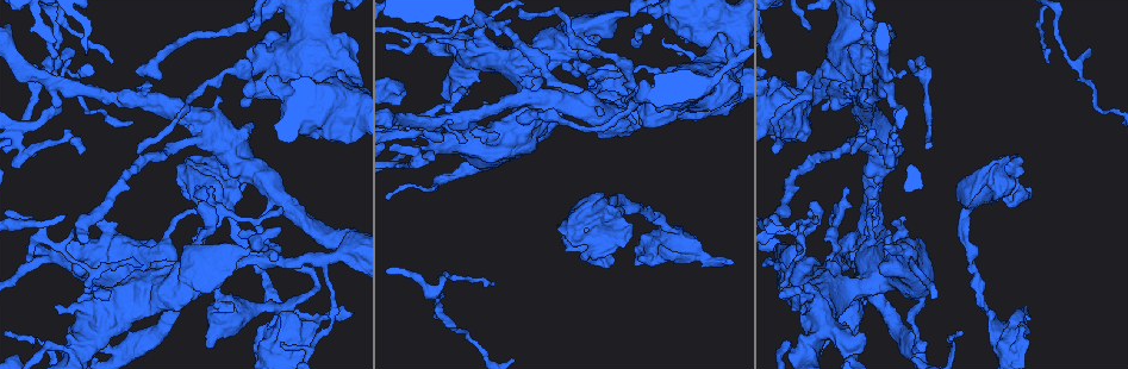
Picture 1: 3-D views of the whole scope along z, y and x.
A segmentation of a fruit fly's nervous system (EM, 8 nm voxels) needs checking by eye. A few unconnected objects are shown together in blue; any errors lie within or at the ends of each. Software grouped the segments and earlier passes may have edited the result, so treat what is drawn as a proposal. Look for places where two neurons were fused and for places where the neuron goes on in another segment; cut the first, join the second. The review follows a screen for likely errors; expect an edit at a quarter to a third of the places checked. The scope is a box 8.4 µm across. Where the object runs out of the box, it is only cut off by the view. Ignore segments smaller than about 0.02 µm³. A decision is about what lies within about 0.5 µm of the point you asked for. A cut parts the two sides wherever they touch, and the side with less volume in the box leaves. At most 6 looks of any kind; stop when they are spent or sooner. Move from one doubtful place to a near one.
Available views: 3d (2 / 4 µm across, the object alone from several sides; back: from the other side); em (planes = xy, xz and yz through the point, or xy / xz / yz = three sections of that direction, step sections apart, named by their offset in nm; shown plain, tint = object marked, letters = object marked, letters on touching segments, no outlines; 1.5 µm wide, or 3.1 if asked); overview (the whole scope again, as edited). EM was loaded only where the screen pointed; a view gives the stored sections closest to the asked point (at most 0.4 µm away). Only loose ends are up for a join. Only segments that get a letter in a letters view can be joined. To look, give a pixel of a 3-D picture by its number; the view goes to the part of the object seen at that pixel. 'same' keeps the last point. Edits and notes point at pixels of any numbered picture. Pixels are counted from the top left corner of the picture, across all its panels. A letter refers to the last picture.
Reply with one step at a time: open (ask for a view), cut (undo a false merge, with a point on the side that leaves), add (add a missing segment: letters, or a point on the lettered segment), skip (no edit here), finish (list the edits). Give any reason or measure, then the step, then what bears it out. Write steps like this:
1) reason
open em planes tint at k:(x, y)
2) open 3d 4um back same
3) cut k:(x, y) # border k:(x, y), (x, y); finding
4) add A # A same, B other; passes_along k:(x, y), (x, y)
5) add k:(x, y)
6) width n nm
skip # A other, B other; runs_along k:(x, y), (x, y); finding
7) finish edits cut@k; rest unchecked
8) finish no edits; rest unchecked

open 3d 2um back at 1:(1027, 313)

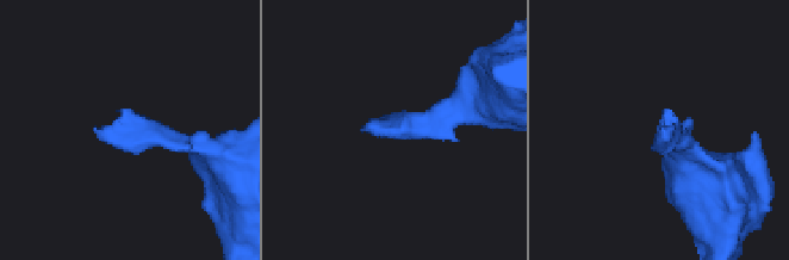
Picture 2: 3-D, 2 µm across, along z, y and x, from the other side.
shape alone is not enough
open em yz step 4 letters at 2:(364, 130)

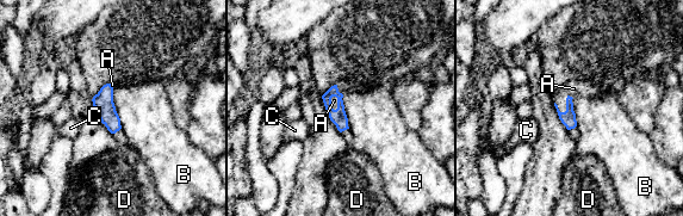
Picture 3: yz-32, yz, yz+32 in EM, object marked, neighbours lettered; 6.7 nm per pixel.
open em planes letters same

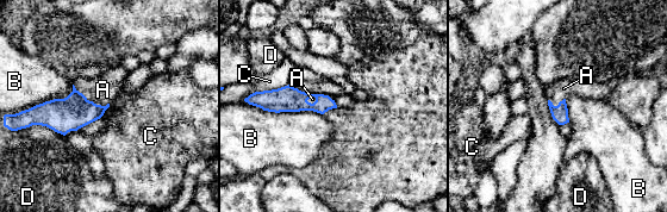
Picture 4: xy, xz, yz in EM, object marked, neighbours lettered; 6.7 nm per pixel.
add 4:(103, 89) # A same, B other, C other, D other; passes_along 4:(62, 116), (91, 101), (103, 89); it goes on there

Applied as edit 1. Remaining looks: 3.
redraw
open overview

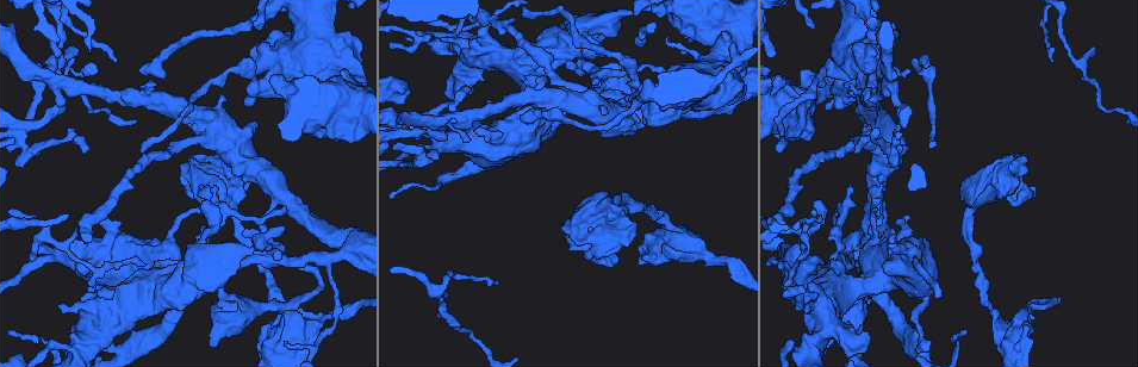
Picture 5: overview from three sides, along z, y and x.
tapers out
open 3d 4um at 5:(115, 59)

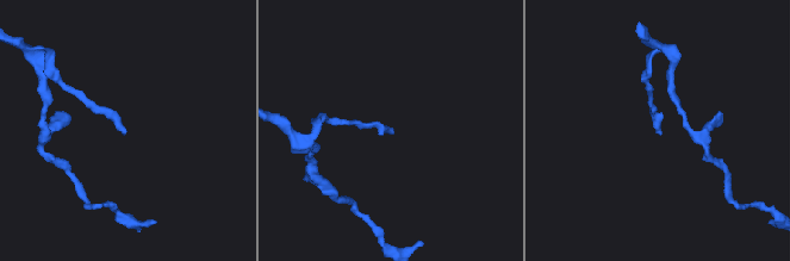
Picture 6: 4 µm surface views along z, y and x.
need the tissue
open em planes letters at 6:(659, 133)

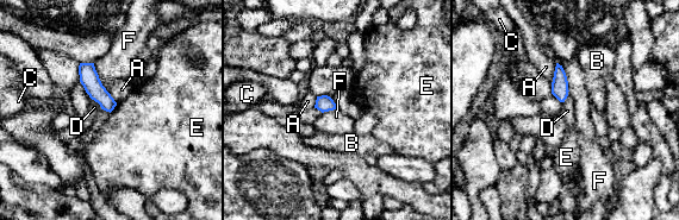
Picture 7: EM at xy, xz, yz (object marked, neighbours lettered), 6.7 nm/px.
add 7:(546, 67) # A same, B other, C other, D other, E other, F other; the neuron continues

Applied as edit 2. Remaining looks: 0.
finish edits add@4, add@7; rest unchecked

